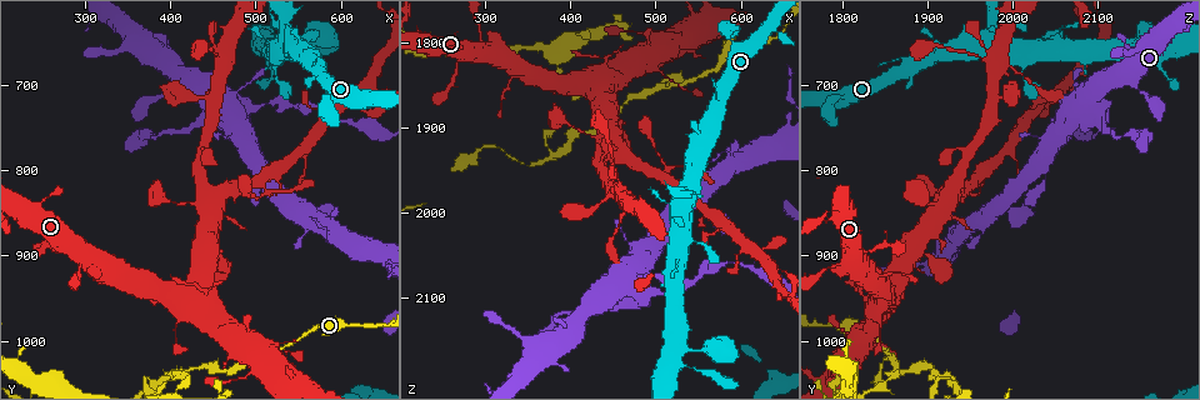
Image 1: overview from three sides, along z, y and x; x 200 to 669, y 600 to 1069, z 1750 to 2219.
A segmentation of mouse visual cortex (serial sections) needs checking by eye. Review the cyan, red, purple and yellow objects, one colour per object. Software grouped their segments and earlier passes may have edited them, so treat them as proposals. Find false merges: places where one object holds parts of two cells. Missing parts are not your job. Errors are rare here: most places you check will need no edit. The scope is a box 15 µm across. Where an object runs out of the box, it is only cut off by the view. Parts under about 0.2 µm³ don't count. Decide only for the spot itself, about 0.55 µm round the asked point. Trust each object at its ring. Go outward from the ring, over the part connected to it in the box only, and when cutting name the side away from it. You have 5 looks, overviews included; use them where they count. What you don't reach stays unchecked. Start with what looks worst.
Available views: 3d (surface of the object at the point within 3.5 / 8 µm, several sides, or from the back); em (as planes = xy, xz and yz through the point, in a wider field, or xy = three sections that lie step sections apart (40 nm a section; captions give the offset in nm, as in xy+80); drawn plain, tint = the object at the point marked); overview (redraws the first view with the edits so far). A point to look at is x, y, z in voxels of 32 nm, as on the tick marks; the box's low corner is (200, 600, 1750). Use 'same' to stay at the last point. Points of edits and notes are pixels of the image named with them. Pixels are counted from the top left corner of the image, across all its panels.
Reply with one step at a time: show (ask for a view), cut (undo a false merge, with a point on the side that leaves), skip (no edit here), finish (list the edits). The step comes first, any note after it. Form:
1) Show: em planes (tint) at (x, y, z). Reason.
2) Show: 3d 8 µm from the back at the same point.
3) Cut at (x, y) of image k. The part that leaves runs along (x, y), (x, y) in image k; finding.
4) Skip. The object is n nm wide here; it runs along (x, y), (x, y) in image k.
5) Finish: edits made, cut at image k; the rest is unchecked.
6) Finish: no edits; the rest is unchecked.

Show: 3d 3.5 µm at (440, 825, 1925). Abrupt turn.

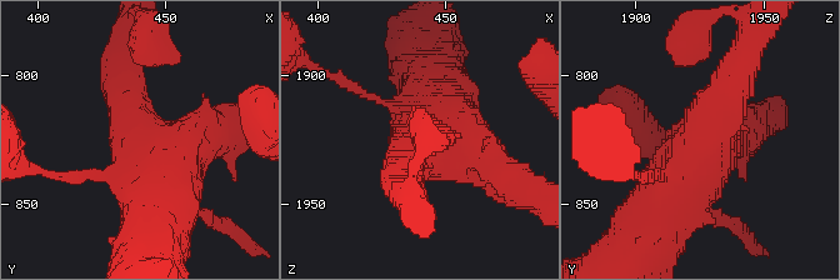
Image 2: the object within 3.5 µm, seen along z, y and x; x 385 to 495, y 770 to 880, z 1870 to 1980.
Show: em xy step 2 (tint) at (440, 825, 1928).

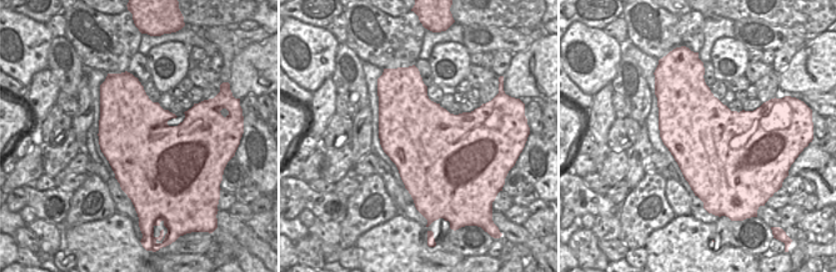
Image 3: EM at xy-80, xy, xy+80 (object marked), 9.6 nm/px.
Skip. It runs along (644, 230), (695, 164), (724, 99) in image 2; continuous, no second cell.

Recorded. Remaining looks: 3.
Show: 3d 3.5 µm from the back at (495, 1020, 1855). Thick turns thin.

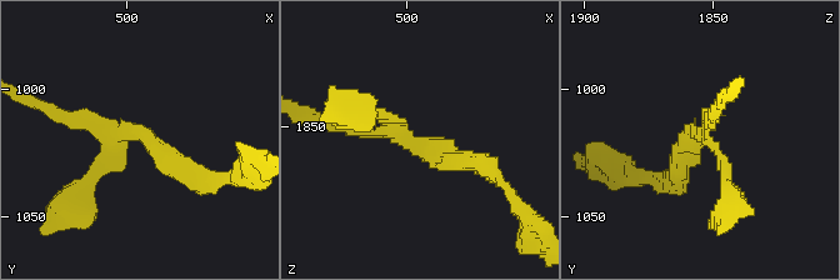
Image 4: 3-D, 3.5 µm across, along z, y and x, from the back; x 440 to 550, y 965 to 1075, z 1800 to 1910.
Show: em xy step 2 (tint) at (495, 1019, 1858). Need the tissue.

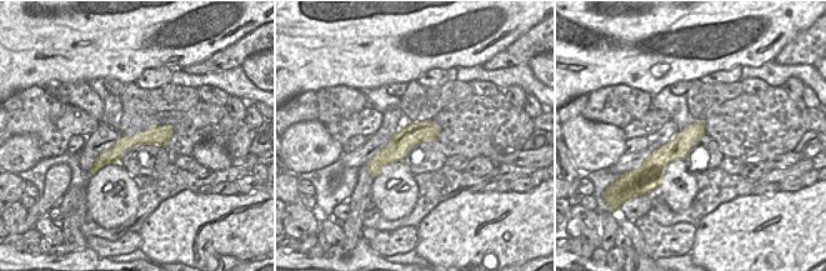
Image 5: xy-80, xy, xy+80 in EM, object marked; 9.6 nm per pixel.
Skip. It runs along (170, 130), (126, 141), (96, 166) in image 5; all the same cell.

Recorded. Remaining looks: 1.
Finish: no edits; the rest is unchecked.

